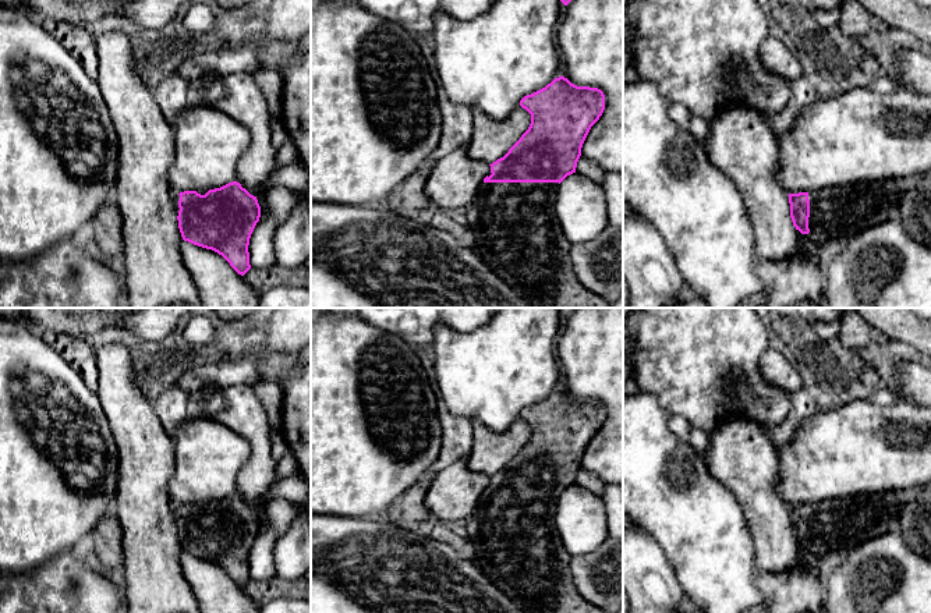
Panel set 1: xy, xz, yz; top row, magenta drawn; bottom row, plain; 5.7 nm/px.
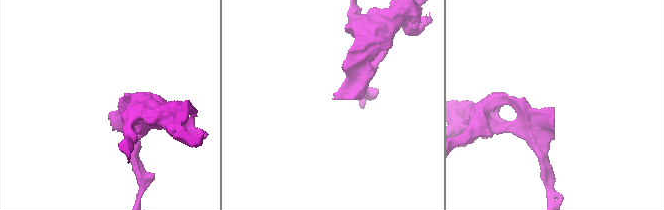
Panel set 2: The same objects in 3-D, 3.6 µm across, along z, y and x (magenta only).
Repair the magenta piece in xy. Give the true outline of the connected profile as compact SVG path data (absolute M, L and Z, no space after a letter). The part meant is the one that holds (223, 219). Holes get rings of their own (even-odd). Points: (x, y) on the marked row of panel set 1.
M240 183L209 191L173 194L184 241L222 255L241 276L249 269L249 238L261 206Z

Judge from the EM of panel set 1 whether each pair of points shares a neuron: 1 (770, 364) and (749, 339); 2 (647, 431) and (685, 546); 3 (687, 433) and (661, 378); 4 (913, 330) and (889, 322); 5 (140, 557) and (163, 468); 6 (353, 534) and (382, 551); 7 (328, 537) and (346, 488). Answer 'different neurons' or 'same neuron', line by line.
1: different neurons
2: same neuron
3: different neurons
4: same neuron
5: same neuron
6: same neuron
7: different neurons

